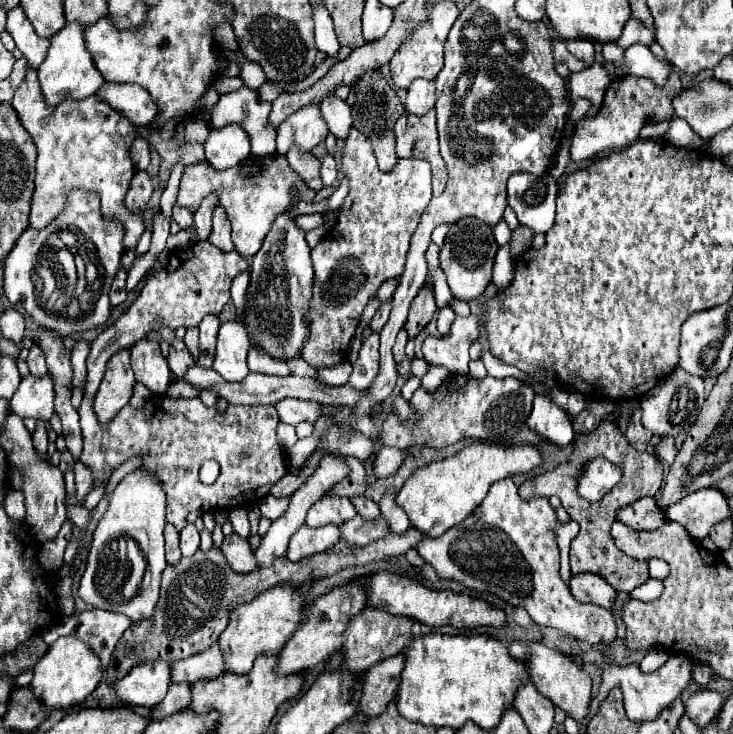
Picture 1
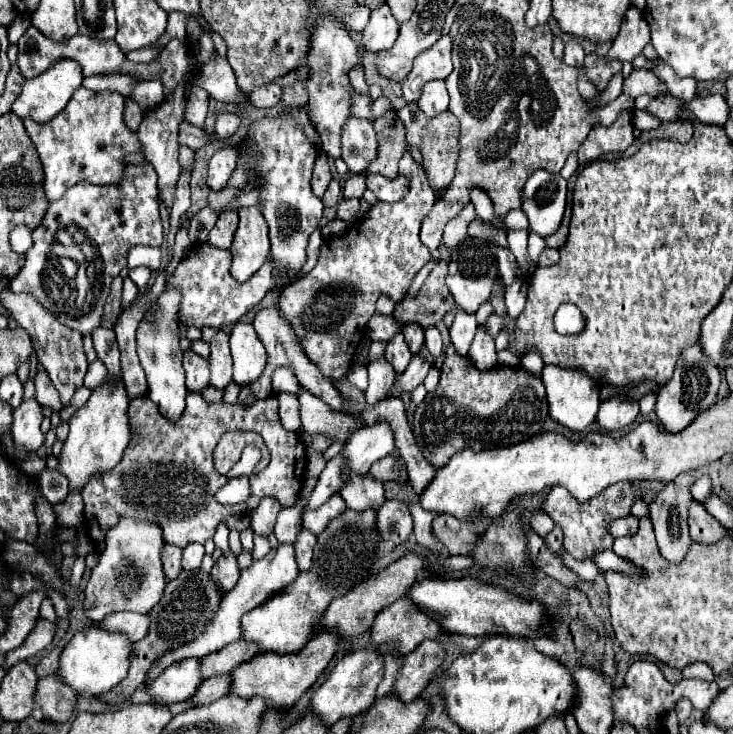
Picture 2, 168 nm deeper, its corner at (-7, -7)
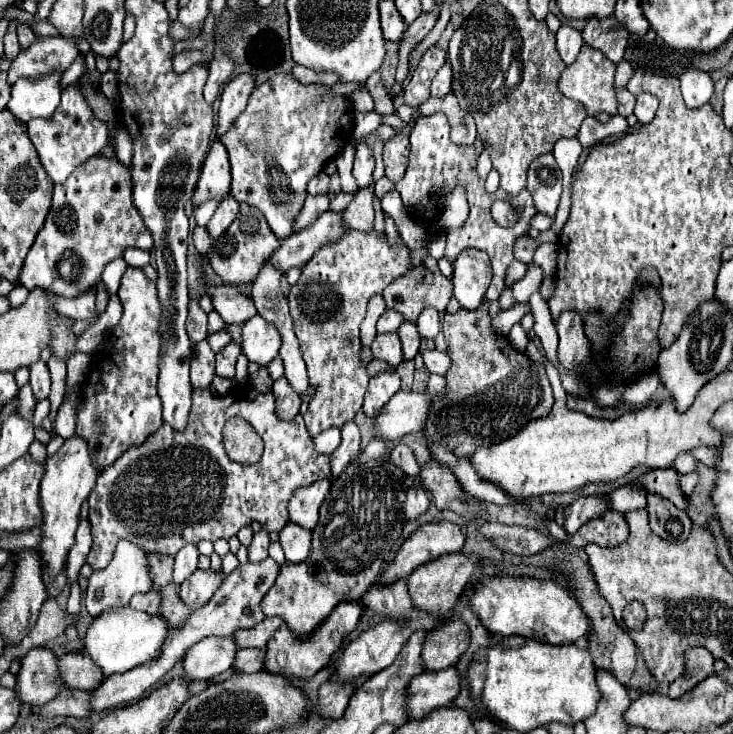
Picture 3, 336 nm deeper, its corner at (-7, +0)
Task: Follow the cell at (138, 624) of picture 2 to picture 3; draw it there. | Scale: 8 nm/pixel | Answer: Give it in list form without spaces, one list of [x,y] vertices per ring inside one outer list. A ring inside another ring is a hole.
[[[153,588],[153,590],[147,592],[147,594],[135,594],[135,596],[131,598],[129,606],[131,606],[133,610],[141,610],[141,612],[147,612],[147,614],[157,614],[157,612],[159,612],[159,602],[161,602],[159,592],[157,592],[157,588]]]

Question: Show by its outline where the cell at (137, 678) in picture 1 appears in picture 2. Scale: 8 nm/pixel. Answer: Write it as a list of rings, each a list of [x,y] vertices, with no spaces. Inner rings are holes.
[[[185,659],[179,663],[173,663],[167,667],[147,691],[165,705],[171,705],[175,701],[185,701],[195,695],[199,685],[203,683],[199,659]]]

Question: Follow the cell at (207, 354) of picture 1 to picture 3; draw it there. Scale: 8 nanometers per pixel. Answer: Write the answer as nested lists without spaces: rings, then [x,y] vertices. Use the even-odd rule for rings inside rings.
[[[229,342],[223,350],[217,352],[217,376],[233,378],[235,376],[235,362],[241,354],[241,346],[237,342]]]

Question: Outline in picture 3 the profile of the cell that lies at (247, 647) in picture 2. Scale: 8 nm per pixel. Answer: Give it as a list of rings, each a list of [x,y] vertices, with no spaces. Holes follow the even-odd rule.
[[[265,618],[263,622],[259,622],[255,628],[249,630],[239,630],[233,634],[233,640],[237,644],[237,648],[263,648],[267,644],[267,640],[275,634],[275,630],[281,626],[283,622],[277,618]]]

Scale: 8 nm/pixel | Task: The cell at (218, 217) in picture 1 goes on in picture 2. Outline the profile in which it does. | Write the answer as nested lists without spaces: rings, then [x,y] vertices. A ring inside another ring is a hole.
[[[225,211],[219,215],[215,227],[209,231],[209,241],[219,249],[229,249],[233,233],[237,229],[237,211]]]

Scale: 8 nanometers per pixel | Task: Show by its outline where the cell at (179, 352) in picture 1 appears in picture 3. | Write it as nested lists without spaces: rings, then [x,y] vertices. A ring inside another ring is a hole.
[[[203,340],[193,346],[191,352],[191,384],[193,388],[209,388],[215,378],[215,352]]]

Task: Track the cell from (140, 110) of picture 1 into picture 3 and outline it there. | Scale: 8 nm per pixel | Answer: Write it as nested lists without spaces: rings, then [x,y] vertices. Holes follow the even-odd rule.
[[[291,74],[257,86],[243,114],[219,136],[229,152],[231,196],[259,208],[279,240],[293,236],[293,224],[307,198],[307,182],[349,142],[351,114],[345,96],[329,98],[325,86],[299,84]],[[321,96],[325,96],[323,102],[319,102]]]

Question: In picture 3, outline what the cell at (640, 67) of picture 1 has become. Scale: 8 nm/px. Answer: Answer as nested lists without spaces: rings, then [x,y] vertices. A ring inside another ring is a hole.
[[[687,70],[681,76],[681,94],[689,108],[699,108],[713,94],[713,80],[703,70]]]

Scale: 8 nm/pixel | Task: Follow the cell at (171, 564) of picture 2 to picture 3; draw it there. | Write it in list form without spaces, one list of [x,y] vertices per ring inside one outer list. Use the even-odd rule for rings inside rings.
[[[149,554],[149,564],[155,586],[167,586],[173,582],[173,556]]]

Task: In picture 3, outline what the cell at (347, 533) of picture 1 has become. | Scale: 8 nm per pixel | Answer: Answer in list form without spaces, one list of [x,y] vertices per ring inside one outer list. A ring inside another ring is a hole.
[[[421,486],[419,488],[409,488],[407,490],[407,500],[403,504],[405,520],[417,520],[427,508],[429,508],[427,492]]]

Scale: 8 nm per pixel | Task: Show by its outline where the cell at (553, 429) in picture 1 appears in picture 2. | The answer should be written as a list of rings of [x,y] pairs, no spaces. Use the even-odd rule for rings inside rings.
[[[545,365],[541,379],[547,389],[549,413],[557,423],[565,425],[571,431],[583,431],[595,421],[599,409],[599,389],[597,383],[587,373],[577,369],[565,369],[559,365]]]

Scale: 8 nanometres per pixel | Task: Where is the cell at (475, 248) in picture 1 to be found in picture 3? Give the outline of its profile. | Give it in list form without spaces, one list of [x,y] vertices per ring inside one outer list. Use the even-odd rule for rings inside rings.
[[[475,248],[463,250],[453,262],[451,282],[461,308],[477,310],[485,300],[485,292],[491,282],[491,262],[487,252]]]

